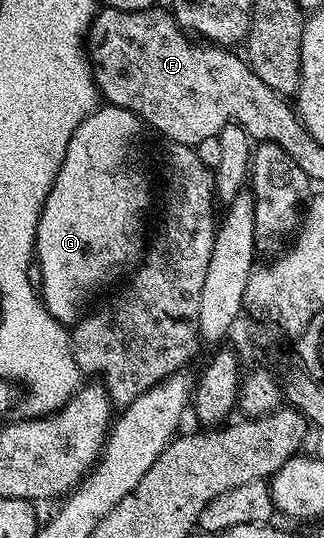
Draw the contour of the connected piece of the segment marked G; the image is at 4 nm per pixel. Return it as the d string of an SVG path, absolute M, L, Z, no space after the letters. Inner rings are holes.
M99 106L79 123L77 130L73 130L73 138L69 138L61 170L41 210L34 251L41 270L41 299L61 325L74 325L84 315L86 304L114 280L122 281L144 255L145 233L138 225L152 207L153 184L147 181L147 172L139 161L138 144L143 140L143 132L145 125L134 112Z

